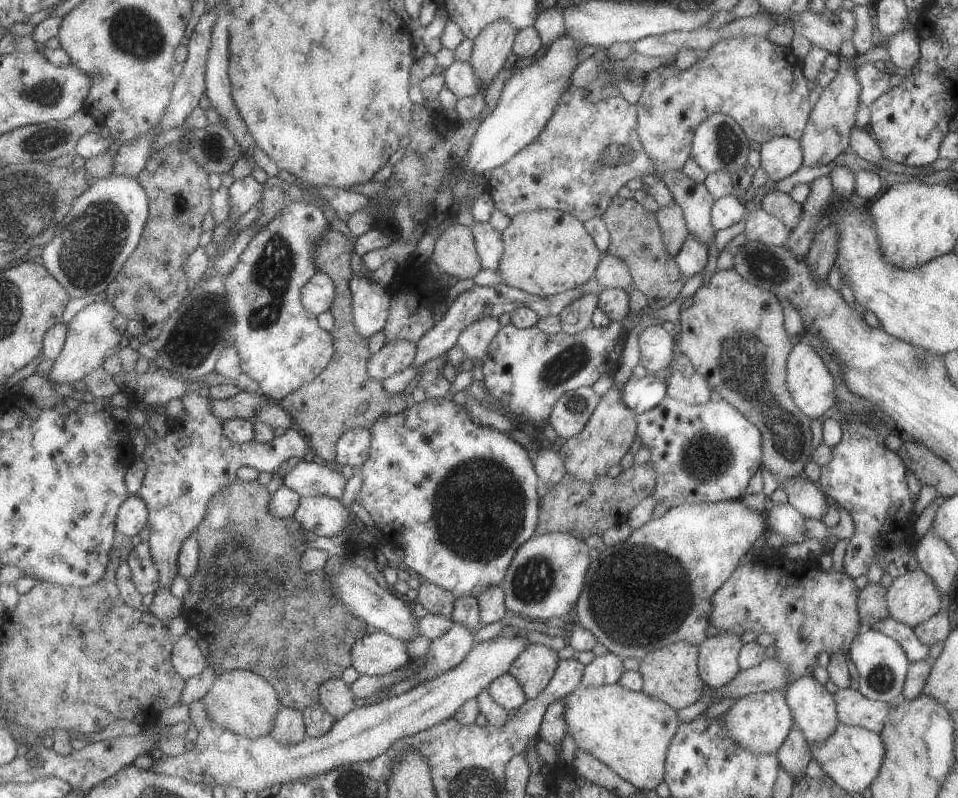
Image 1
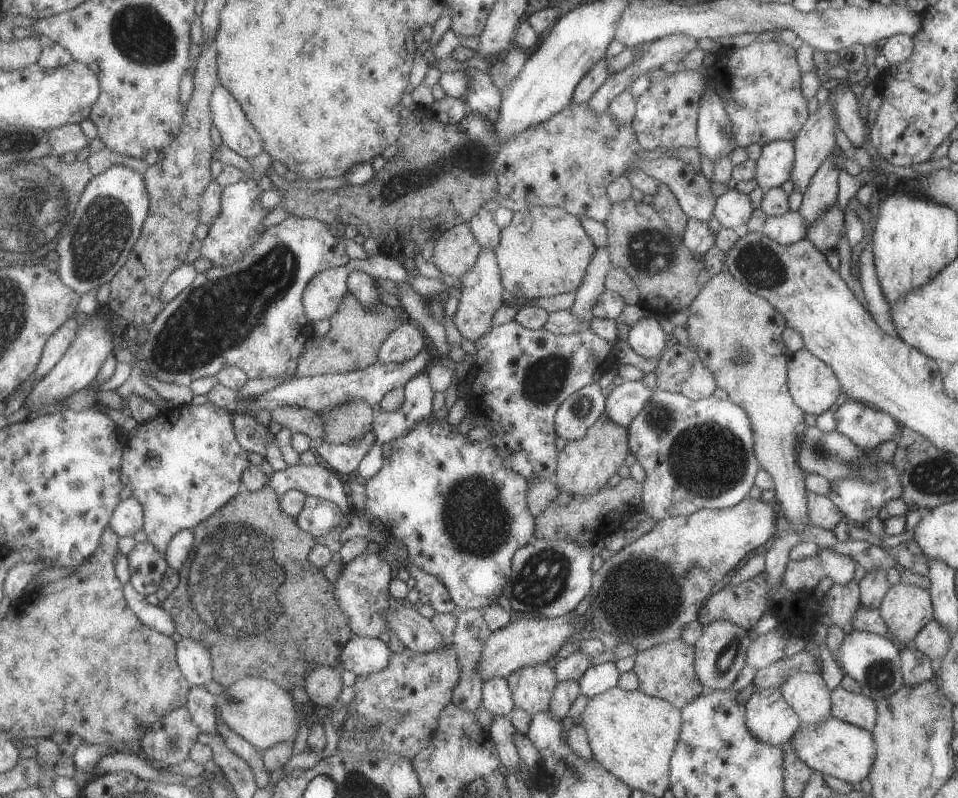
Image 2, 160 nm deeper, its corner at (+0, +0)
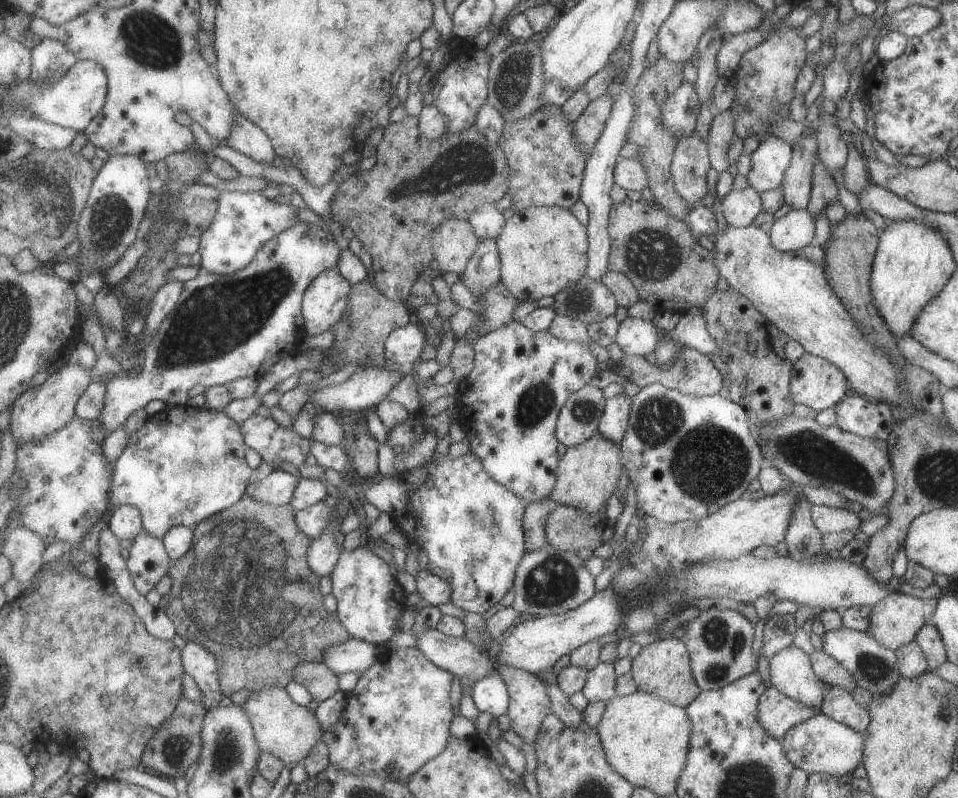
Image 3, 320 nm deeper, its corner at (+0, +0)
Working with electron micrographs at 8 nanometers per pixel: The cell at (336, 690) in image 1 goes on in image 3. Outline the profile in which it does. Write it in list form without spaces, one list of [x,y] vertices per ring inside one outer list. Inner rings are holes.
[[[302,662],[297,666],[294,680],[302,684],[314,699],[323,702],[340,690],[339,675],[324,662]]]

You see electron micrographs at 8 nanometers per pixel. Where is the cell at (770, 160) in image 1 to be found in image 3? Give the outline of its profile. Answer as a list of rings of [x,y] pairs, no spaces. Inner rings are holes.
[[[769,135],[750,154],[750,169],[745,178],[748,186],[758,193],[777,188],[792,157],[792,146]]]

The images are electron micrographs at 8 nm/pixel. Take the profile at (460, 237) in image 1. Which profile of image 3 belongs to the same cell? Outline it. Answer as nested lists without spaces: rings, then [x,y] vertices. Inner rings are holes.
[[[457,217],[444,220],[435,230],[433,244],[439,270],[460,275],[478,244],[479,239],[469,222]]]

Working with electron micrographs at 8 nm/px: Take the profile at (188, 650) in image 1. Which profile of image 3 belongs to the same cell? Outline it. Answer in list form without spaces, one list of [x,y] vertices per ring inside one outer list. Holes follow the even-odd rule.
[[[186,643],[182,649],[182,662],[186,672],[191,673],[201,687],[207,710],[217,708],[218,702],[227,699],[220,683],[218,658],[212,650],[199,643]]]

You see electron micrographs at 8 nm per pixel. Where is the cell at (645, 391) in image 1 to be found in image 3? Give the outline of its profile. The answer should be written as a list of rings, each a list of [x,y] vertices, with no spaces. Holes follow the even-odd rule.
[[[622,393],[604,401],[596,432],[606,441],[620,443],[629,420],[630,398]]]

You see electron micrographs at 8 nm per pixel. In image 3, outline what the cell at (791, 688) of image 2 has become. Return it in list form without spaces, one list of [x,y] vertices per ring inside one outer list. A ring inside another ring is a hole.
[[[791,644],[768,658],[768,668],[771,687],[818,710],[823,698],[823,683],[815,676],[808,654]]]

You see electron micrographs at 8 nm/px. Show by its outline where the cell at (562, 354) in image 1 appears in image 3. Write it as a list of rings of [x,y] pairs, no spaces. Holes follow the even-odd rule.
[[[511,321],[509,324],[500,326],[494,331],[477,338],[477,340],[472,343],[472,349],[474,352],[472,367],[466,376],[467,386],[465,386],[463,394],[461,394],[461,402],[465,402],[465,406],[469,406],[471,414],[459,414],[461,424],[463,424],[467,430],[471,430],[471,432],[467,432],[466,436],[468,444],[470,445],[469,452],[480,459],[483,470],[485,470],[487,476],[489,476],[491,480],[494,480],[497,484],[503,485],[507,490],[517,495],[523,500],[524,504],[549,500],[556,481],[556,470],[559,460],[555,453],[555,446],[557,446],[558,440],[554,433],[558,412],[563,406],[563,403],[567,400],[569,393],[575,392],[582,386],[588,384],[590,378],[598,370],[597,360],[592,356],[591,352],[589,352],[587,345],[582,345],[578,342],[562,341],[561,339],[555,338],[548,329],[533,332],[517,321]]]

